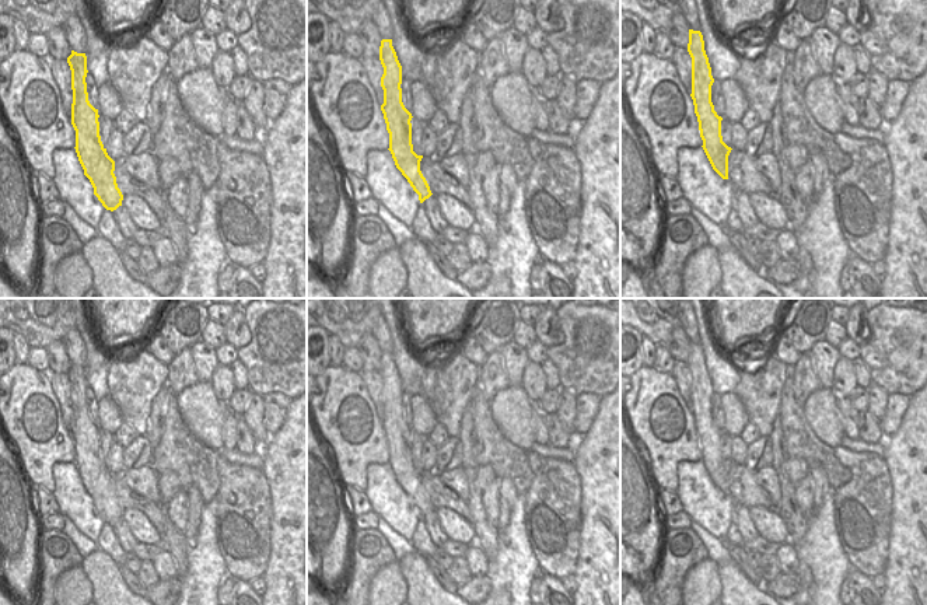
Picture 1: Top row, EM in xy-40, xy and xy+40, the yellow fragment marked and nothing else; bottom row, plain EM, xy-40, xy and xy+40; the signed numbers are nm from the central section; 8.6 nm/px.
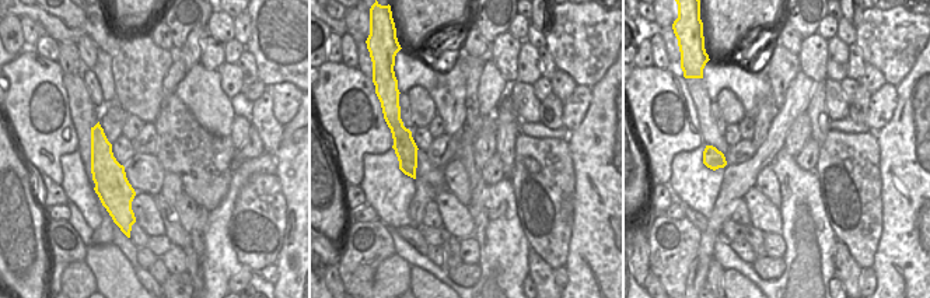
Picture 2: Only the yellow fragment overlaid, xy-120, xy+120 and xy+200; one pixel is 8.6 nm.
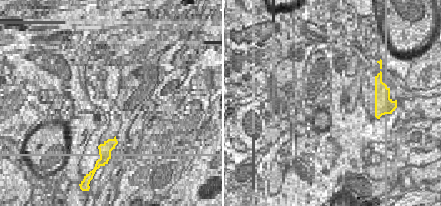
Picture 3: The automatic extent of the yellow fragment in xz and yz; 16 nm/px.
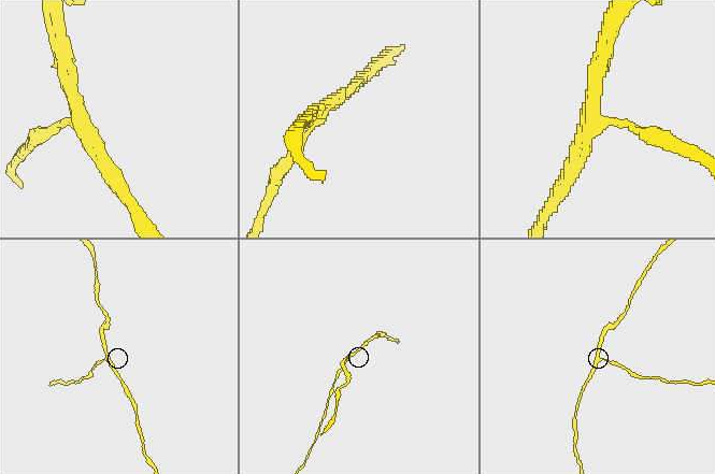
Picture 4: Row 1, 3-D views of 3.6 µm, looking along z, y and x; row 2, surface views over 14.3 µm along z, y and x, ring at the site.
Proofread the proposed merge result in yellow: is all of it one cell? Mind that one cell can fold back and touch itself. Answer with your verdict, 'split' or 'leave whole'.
split

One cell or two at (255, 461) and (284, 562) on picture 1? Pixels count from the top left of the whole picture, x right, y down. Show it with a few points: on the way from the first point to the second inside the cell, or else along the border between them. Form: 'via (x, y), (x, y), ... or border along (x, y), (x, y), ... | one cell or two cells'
border along (259, 448), (262, 453), (262, 469) | two cells

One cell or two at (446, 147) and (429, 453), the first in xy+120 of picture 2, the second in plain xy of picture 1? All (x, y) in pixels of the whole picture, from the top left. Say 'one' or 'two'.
two

